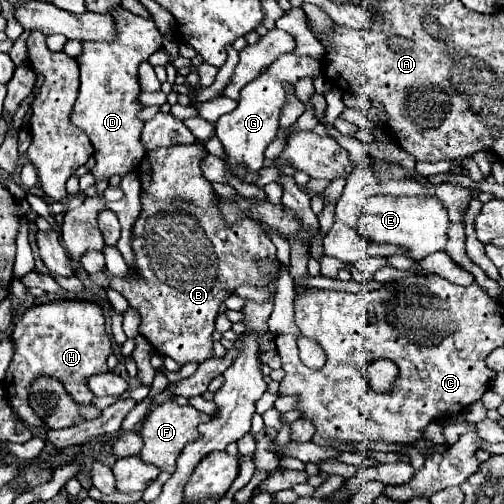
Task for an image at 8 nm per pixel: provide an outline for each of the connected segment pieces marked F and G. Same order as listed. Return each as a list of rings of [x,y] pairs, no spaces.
[[[165,402],[161,406],[157,406],[149,416],[147,420],[143,422],[141,426],[141,436],[143,436],[143,450],[141,450],[141,458],[145,462],[151,462],[155,464],[159,470],[165,470],[169,474],[175,472],[175,460],[177,456],[183,452],[183,448],[193,442],[195,438],[199,438],[199,430],[197,426],[205,420],[211,420],[209,414],[203,414],[199,412],[197,408],[193,408],[191,404],[187,406],[179,406],[177,402]]]
[[[287,52],[279,56],[263,74],[259,74],[241,90],[241,100],[237,108],[215,122],[216,136],[223,142],[225,160],[231,170],[237,164],[245,164],[249,172],[255,172],[263,166],[263,152],[277,138],[277,132],[279,132],[279,114],[287,100],[285,86],[295,86],[303,78],[321,76],[321,70],[323,68],[317,58]]]

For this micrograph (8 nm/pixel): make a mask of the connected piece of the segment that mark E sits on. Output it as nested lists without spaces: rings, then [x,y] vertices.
[[[377,194],[369,198],[369,204],[359,218],[359,234],[373,242],[395,244],[405,250],[405,256],[411,260],[423,260],[433,252],[441,252],[447,246],[447,210],[435,198],[415,198],[415,196],[389,196]]]

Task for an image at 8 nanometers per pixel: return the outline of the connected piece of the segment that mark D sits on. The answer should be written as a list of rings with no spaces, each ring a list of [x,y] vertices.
[[[117,8],[111,16],[115,18],[119,28],[117,40],[83,42],[83,54],[77,58],[81,68],[81,88],[71,112],[71,122],[89,136],[95,148],[95,168],[91,170],[95,184],[109,180],[115,174],[137,172],[139,168],[145,148],[139,140],[139,132],[143,130],[139,112],[143,110],[143,104],[139,100],[141,84],[137,70],[141,62],[145,62],[155,50],[161,48],[163,40],[153,20],[135,16],[125,8]]]

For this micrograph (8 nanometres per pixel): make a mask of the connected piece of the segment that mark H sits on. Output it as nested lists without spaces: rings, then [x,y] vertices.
[[[57,300],[49,304],[39,304],[29,308],[15,324],[11,342],[15,346],[13,360],[7,368],[3,388],[13,412],[25,424],[41,424],[43,418],[35,416],[35,410],[29,406],[31,382],[37,376],[51,376],[63,384],[67,394],[75,404],[91,406],[95,394],[87,388],[87,380],[93,374],[107,372],[107,356],[113,354],[111,338],[105,330],[105,316],[101,308],[93,302],[75,302],[75,300]]]

